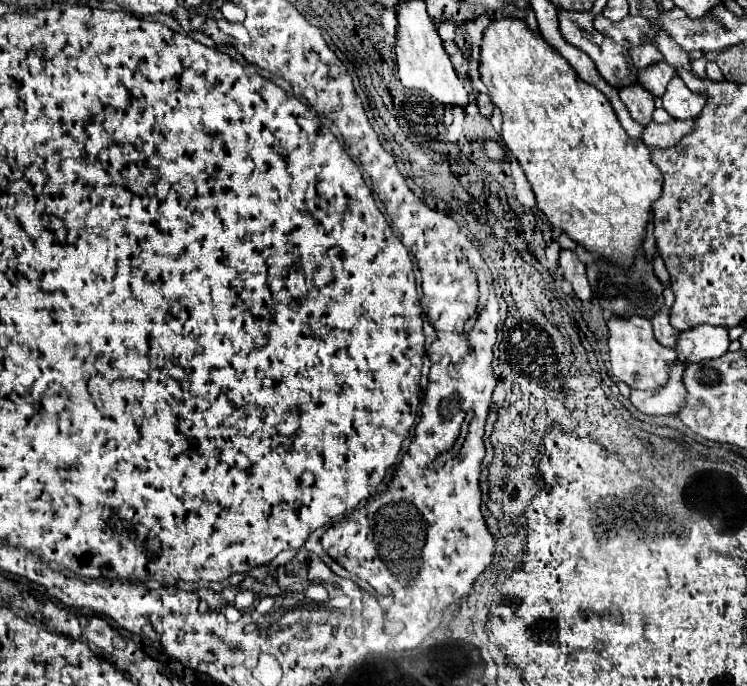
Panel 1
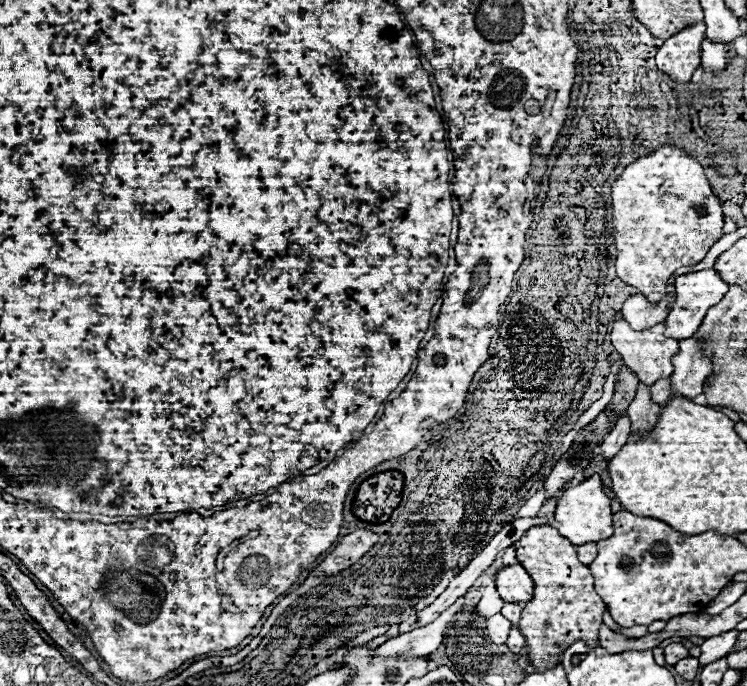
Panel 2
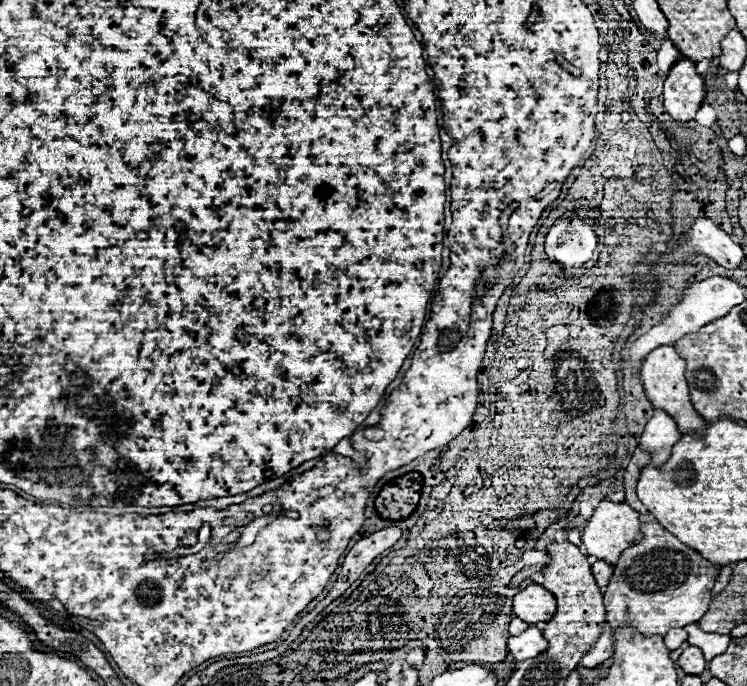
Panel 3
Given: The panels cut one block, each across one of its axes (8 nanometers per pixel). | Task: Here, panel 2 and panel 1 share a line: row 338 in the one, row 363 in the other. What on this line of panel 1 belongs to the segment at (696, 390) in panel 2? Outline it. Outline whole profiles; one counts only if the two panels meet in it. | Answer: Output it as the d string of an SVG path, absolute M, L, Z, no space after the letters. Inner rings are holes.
M702 324L678 334L676 352L678 352L680 362L696 364L702 360L724 356L728 352L728 346L730 346L728 328Z

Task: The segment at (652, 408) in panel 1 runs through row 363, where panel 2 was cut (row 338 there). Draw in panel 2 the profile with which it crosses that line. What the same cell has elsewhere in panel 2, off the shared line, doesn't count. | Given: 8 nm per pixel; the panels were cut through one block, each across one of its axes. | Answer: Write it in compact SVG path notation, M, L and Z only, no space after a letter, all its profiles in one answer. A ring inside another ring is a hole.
M706 268L706 270L698 270L698 272L688 272L688 274L682 274L676 278L676 302L674 306L670 308L668 312L668 318L666 318L666 332L664 336L668 338L676 338L676 340L682 340L682 338L690 338L696 334L696 328L700 328L708 308L712 308L714 304L718 304L724 294L728 292L728 284L712 270L712 268Z

